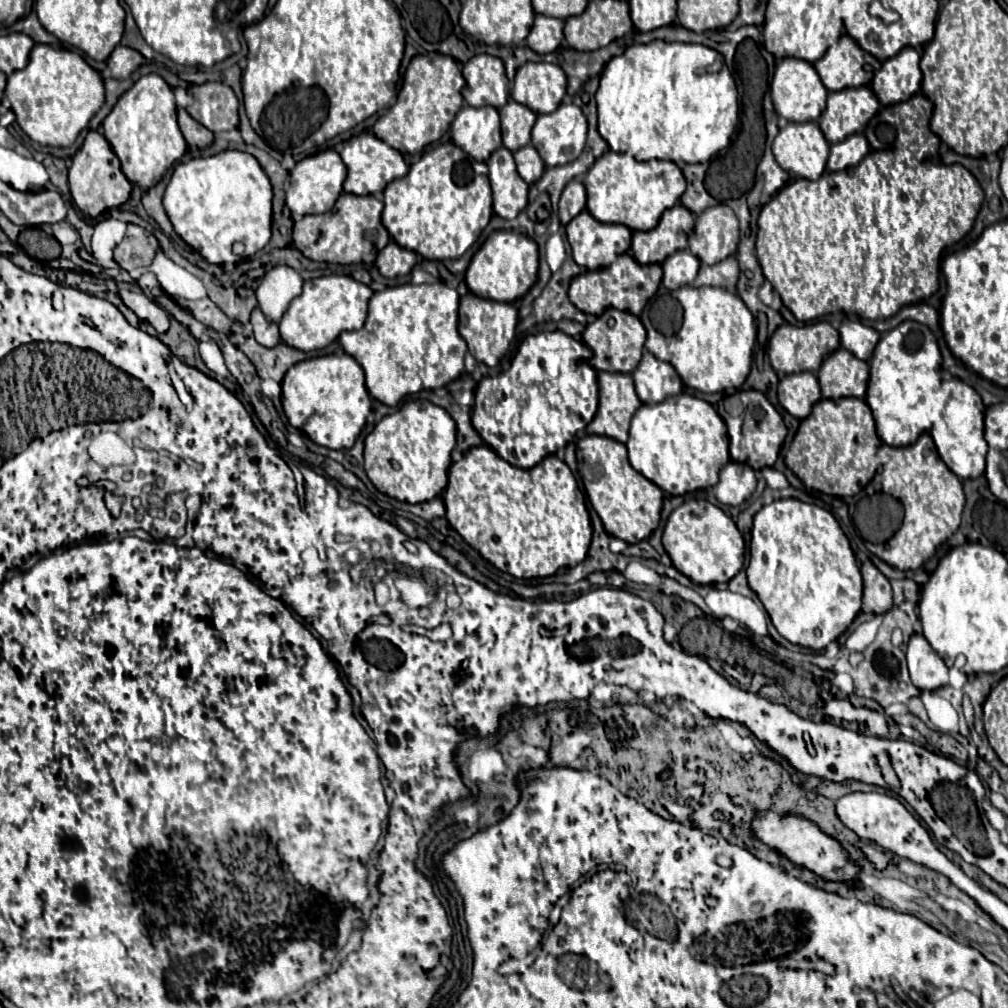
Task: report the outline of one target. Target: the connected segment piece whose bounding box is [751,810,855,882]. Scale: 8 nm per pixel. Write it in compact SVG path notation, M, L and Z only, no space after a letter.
M769 810L769 812L759 812L753 818L751 832L761 842L765 842L769 848L787 856L793 864L805 866L825 880L845 880L845 882L855 880L853 876L849 876L845 872L845 864L849 860L847 852L841 848L841 844L837 840L823 834L811 820L805 820L805 818L799 818L799 816L779 816L779 814Z

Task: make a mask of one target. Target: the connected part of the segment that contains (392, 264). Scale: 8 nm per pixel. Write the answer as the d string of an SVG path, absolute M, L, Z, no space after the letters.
M389 242L375 260L377 270L381 272L381 276L385 278L395 278L395 276L405 276L411 272L411 268L415 266L417 256L401 246L397 246L395 242Z

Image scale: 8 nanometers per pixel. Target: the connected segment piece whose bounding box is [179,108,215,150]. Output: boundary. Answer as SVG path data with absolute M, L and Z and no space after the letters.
M179 108L179 130L181 130L183 138L187 140L187 144L193 148L199 148L199 150L209 148L215 140L213 132L209 132L205 126L195 122L185 108Z

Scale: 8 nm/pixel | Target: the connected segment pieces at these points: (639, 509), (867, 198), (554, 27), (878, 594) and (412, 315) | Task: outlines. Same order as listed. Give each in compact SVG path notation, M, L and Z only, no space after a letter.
M585 436L577 442L577 462L589 502L599 514L607 534L621 538L627 544L637 544L649 538L661 520L663 492L633 470L627 460L625 444L607 436Z
M891 150L869 152L865 156L865 160L861 160L861 164L857 164L857 166L853 166L849 170L827 172L815 182L797 178L791 184L787 184L783 190L779 190L773 196L773 200L769 204L765 204L765 208L761 210L761 216L759 216L757 258L759 258L759 264L763 268L765 278L773 284L773 288L779 292L783 304L795 314L797 320L809 322L809 320L815 320L815 318L819 318L823 314L831 314L835 310L841 310L849 317L854 317L856 314L857 318L865 318L865 320L889 318L889 316L897 314L899 308L903 308L907 304L915 304L919 300L927 300L931 294L937 292L941 252L947 246L959 242L973 228L973 222L975 222L975 218L979 214L979 208L981 208L981 202L983 202L983 190L981 190L979 182L961 164L945 166L945 164L921 162L917 166L907 166L905 162L899 162Z
M537 14L535 24L527 36L527 46L537 54L555 52L563 44L563 26L565 22L559 18Z
M871 564L861 566L863 574L863 612L885 614L893 606L893 594L889 580Z
M435 282L435 284L403 284L395 288L385 288L375 292L369 300L369 316L365 326L357 332L343 332L339 342L343 350L357 360L357 364L365 372L365 386L367 392L387 404L397 406L399 400L407 394L415 394L419 390L435 390L443 388L455 378L465 372L464 359L467 354L467 344L457 332L457 308L459 308L460 295L457 290Z

